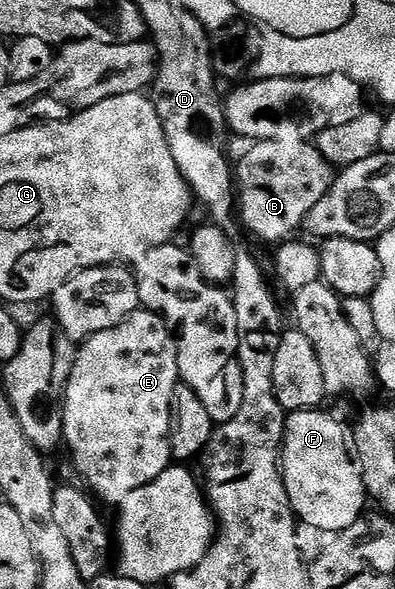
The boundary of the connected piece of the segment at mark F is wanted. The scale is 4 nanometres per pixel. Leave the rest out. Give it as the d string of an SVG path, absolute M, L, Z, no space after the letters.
M326 409L318 410L296 410L288 413L285 418L285 429L283 431L283 448L281 451L281 473L283 475L283 483L287 489L287 495L291 501L291 506L295 510L296 519L305 524L313 524L313 528L325 528L329 532L337 532L349 528L349 524L353 524L358 518L362 518L365 513L365 507L368 505L369 499L367 489L363 483L363 473L359 470L359 463L353 453L352 443L349 441L349 434L343 431L343 426L331 414L326 414Z

